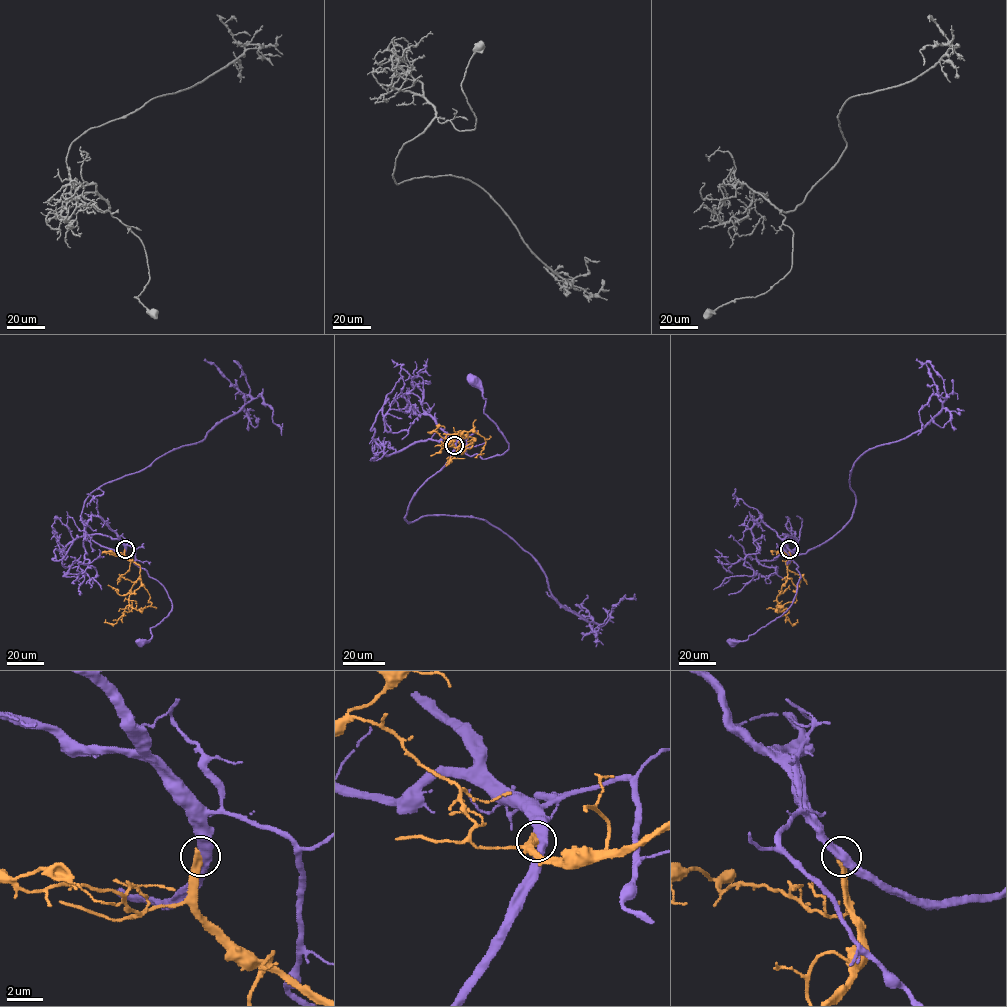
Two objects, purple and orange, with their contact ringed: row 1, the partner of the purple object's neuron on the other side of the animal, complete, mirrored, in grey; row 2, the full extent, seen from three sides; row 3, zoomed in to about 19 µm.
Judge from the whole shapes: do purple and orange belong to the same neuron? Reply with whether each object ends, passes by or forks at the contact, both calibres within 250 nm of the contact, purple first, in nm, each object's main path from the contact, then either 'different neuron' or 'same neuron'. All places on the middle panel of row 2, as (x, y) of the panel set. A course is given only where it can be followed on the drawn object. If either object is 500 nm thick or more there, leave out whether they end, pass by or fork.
purple passes by; orange ends; calibres 480 and 480 nm; course purple (455, 446), (465, 438), (465, 453), (482, 459), (509, 449), (505, 437), (484, 413), (485, 398), (474, 380); course orange (455, 446), (473, 442), (472, 437), (459, 431), (479, 434), (485, 443), (483, 453), (476, 457); different neuron

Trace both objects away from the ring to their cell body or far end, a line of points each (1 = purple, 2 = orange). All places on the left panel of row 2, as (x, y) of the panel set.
1: (125, 549), (126, 545), (134, 548), (134, 563), (164, 587), (172, 604), (142, 643)
2: (125, 549), (124, 555), (140, 566), (141, 585), (129, 598), (136, 610), (151, 605), (143, 584)

